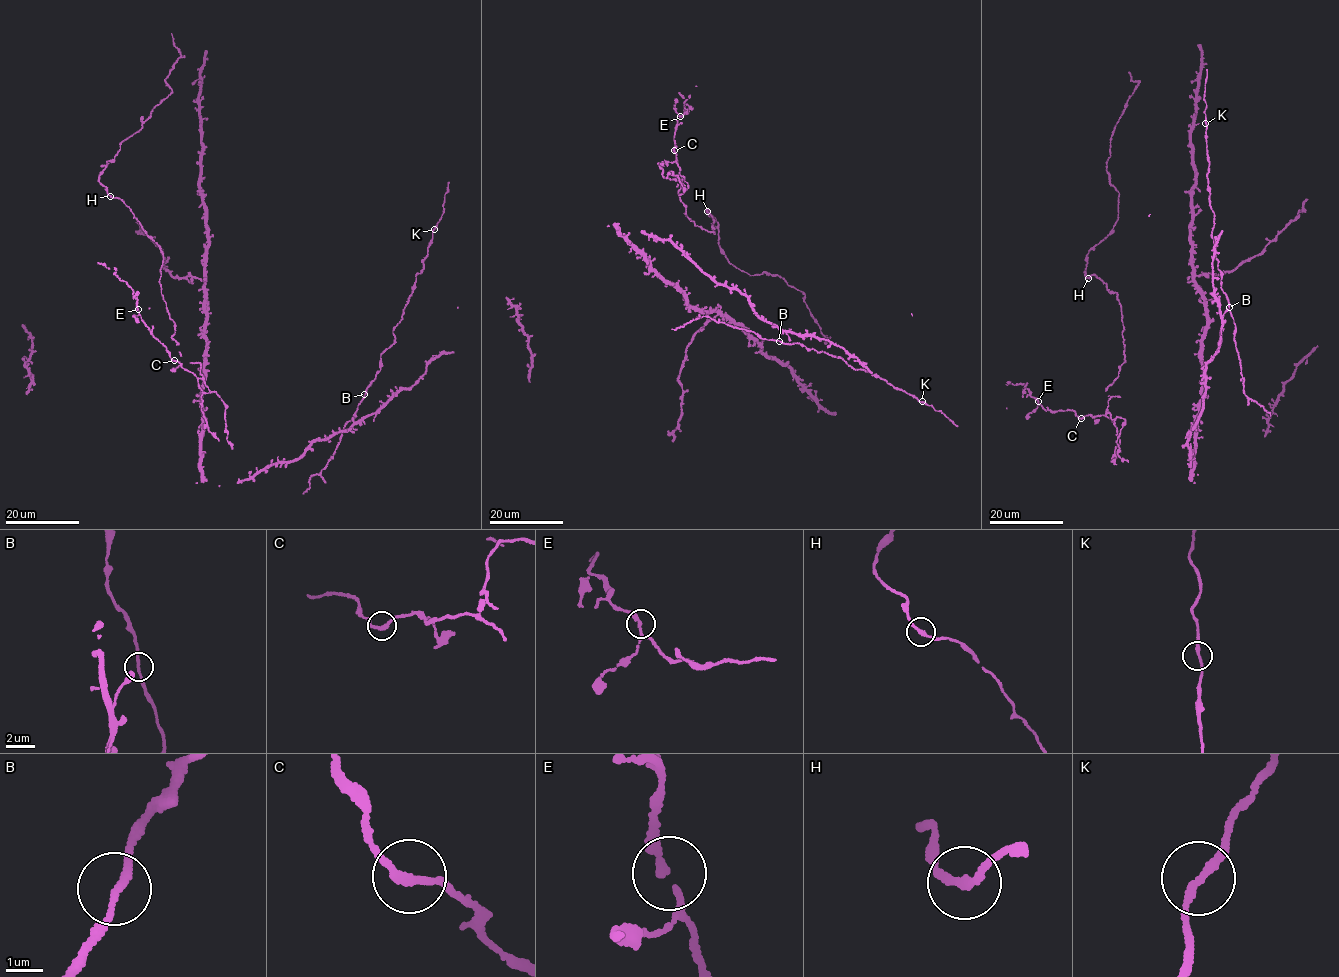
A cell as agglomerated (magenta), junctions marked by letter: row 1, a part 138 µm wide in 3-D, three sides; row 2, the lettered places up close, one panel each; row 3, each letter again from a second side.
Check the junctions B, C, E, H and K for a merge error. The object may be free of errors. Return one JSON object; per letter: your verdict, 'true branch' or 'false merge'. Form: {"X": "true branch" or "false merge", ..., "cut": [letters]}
{"B": "true branch", "C": "true branch", "E": "true branch", "H": "true branch", "K": "true branch", "cut": []}

